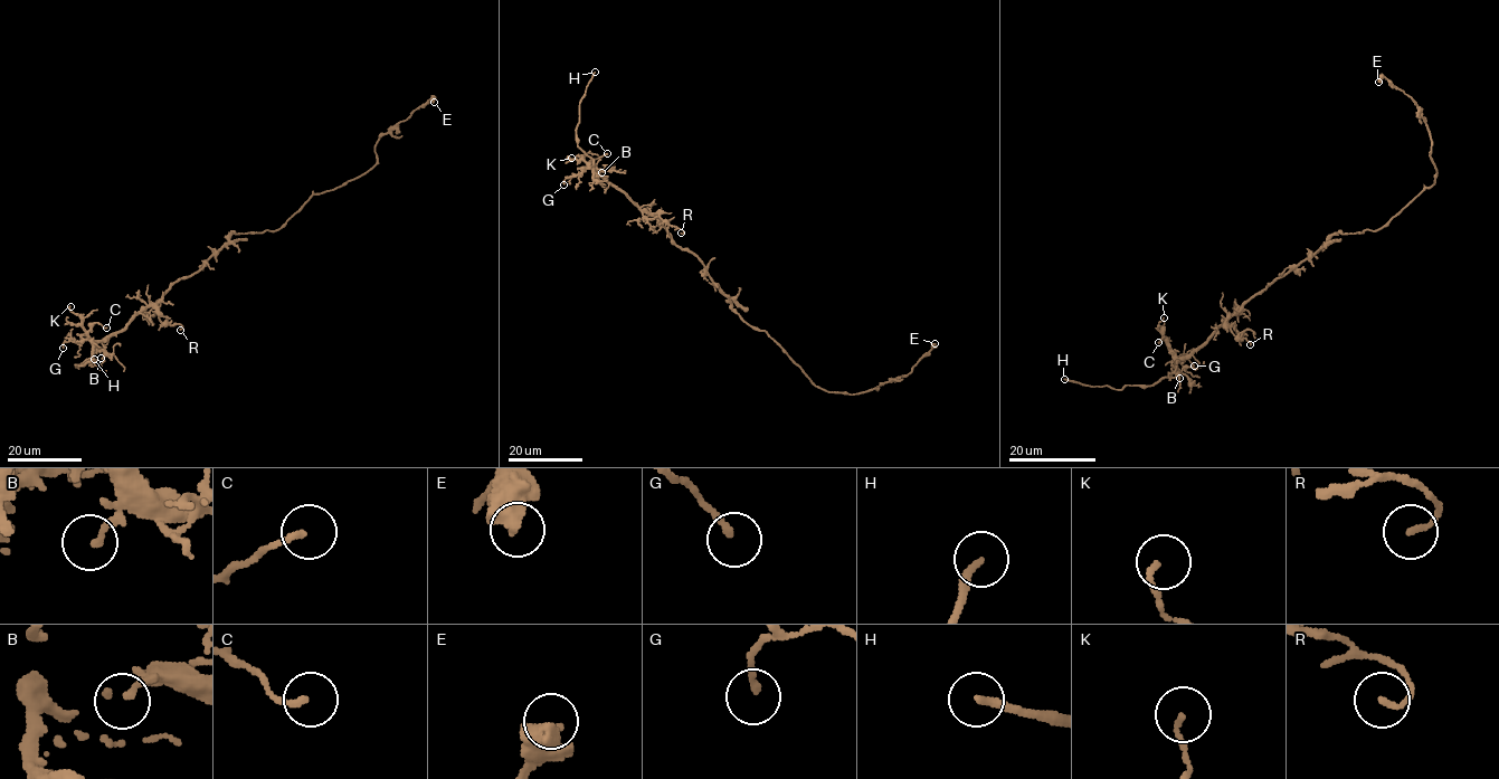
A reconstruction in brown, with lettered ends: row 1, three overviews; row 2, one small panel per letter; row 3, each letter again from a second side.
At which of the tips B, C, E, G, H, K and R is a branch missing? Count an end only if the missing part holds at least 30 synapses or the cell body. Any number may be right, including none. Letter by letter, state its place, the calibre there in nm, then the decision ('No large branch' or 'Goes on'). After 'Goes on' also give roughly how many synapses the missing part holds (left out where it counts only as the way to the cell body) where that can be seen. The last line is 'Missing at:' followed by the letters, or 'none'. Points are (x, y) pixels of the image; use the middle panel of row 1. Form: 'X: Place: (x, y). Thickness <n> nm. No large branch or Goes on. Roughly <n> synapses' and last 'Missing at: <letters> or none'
B: Place: (601, 172). Thickness 190 nm. No large branch
C: Place: (607, 153). Thickness 150 nm. No large branch
E: Place: (935, 343). Thickness 550 nm. No large branch
G: Place: (563, 184). Thickness 160 nm. No large branch
H: Place: (595, 72). Thickness 200 nm. Goes on
K: Place: (571, 158). Thickness 130 nm. No large branch
R: Place: (681, 233). Thickness 130 nm. No large branch
Missing at: H

